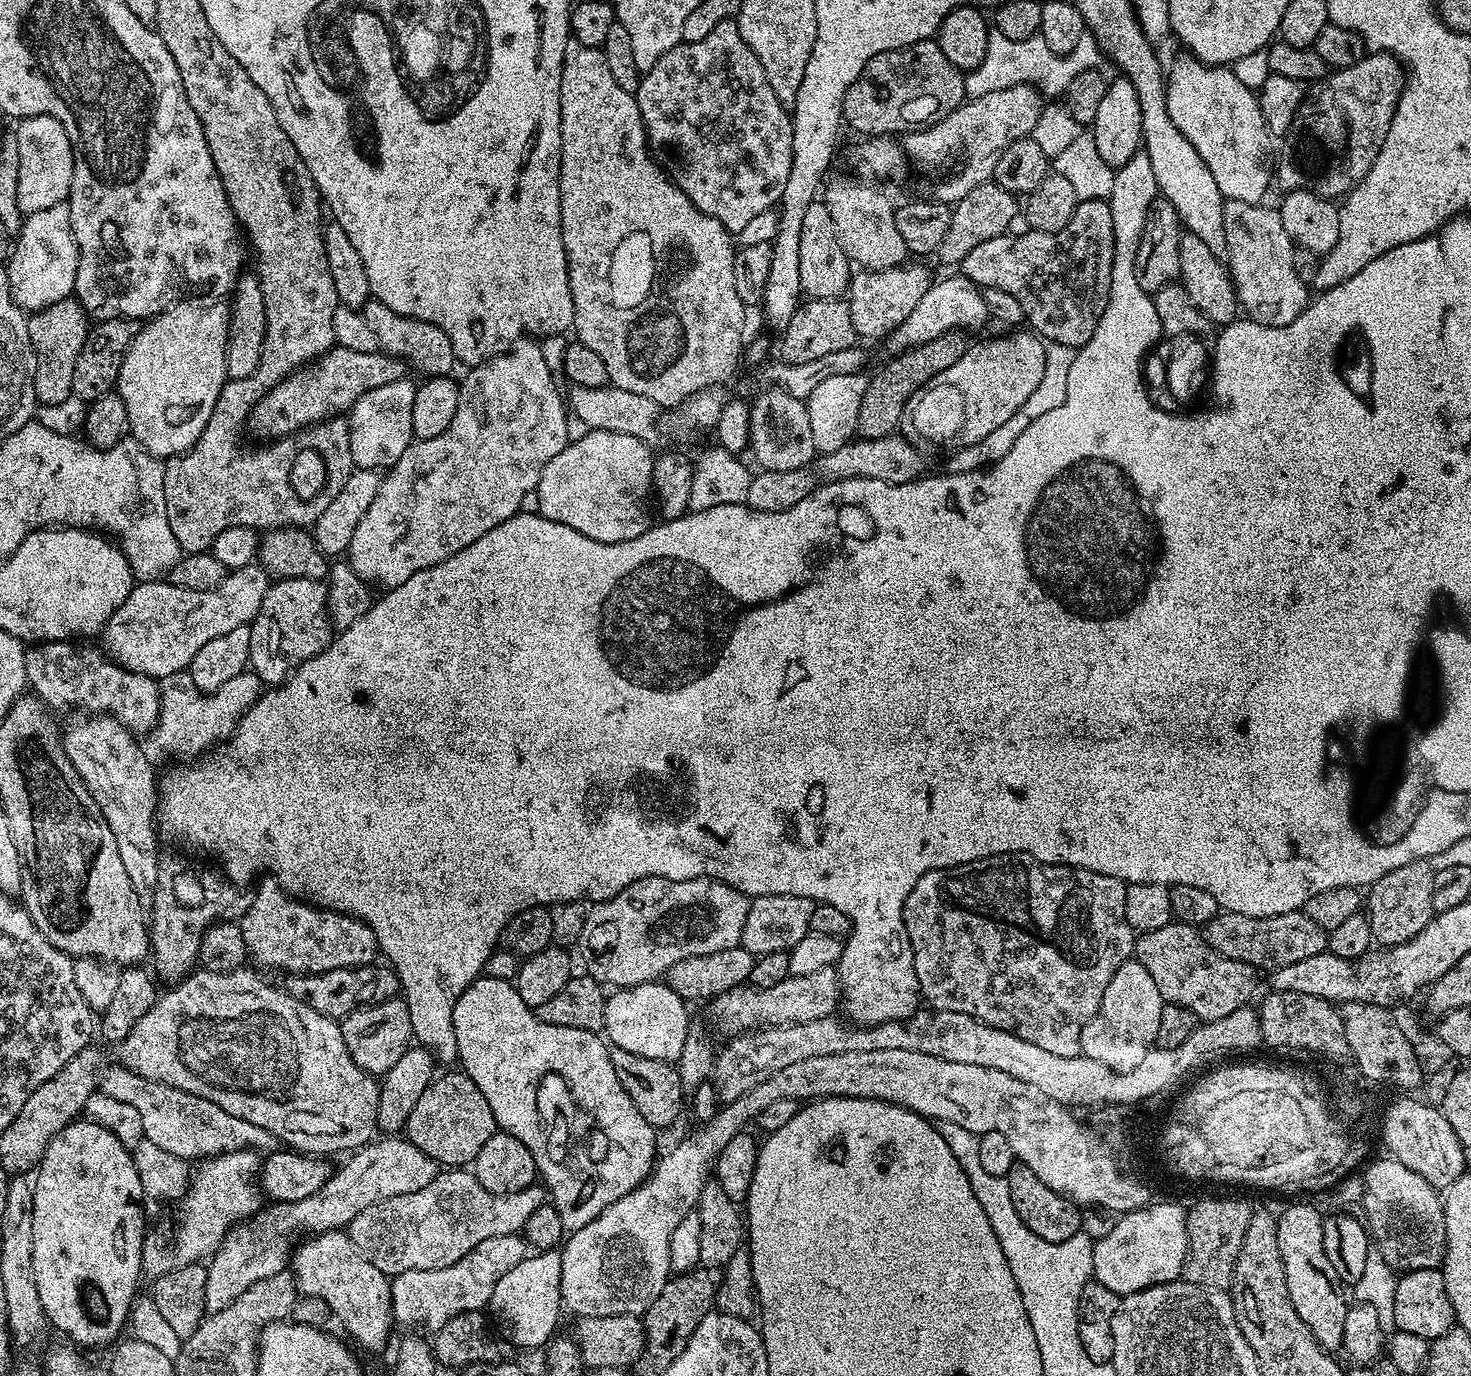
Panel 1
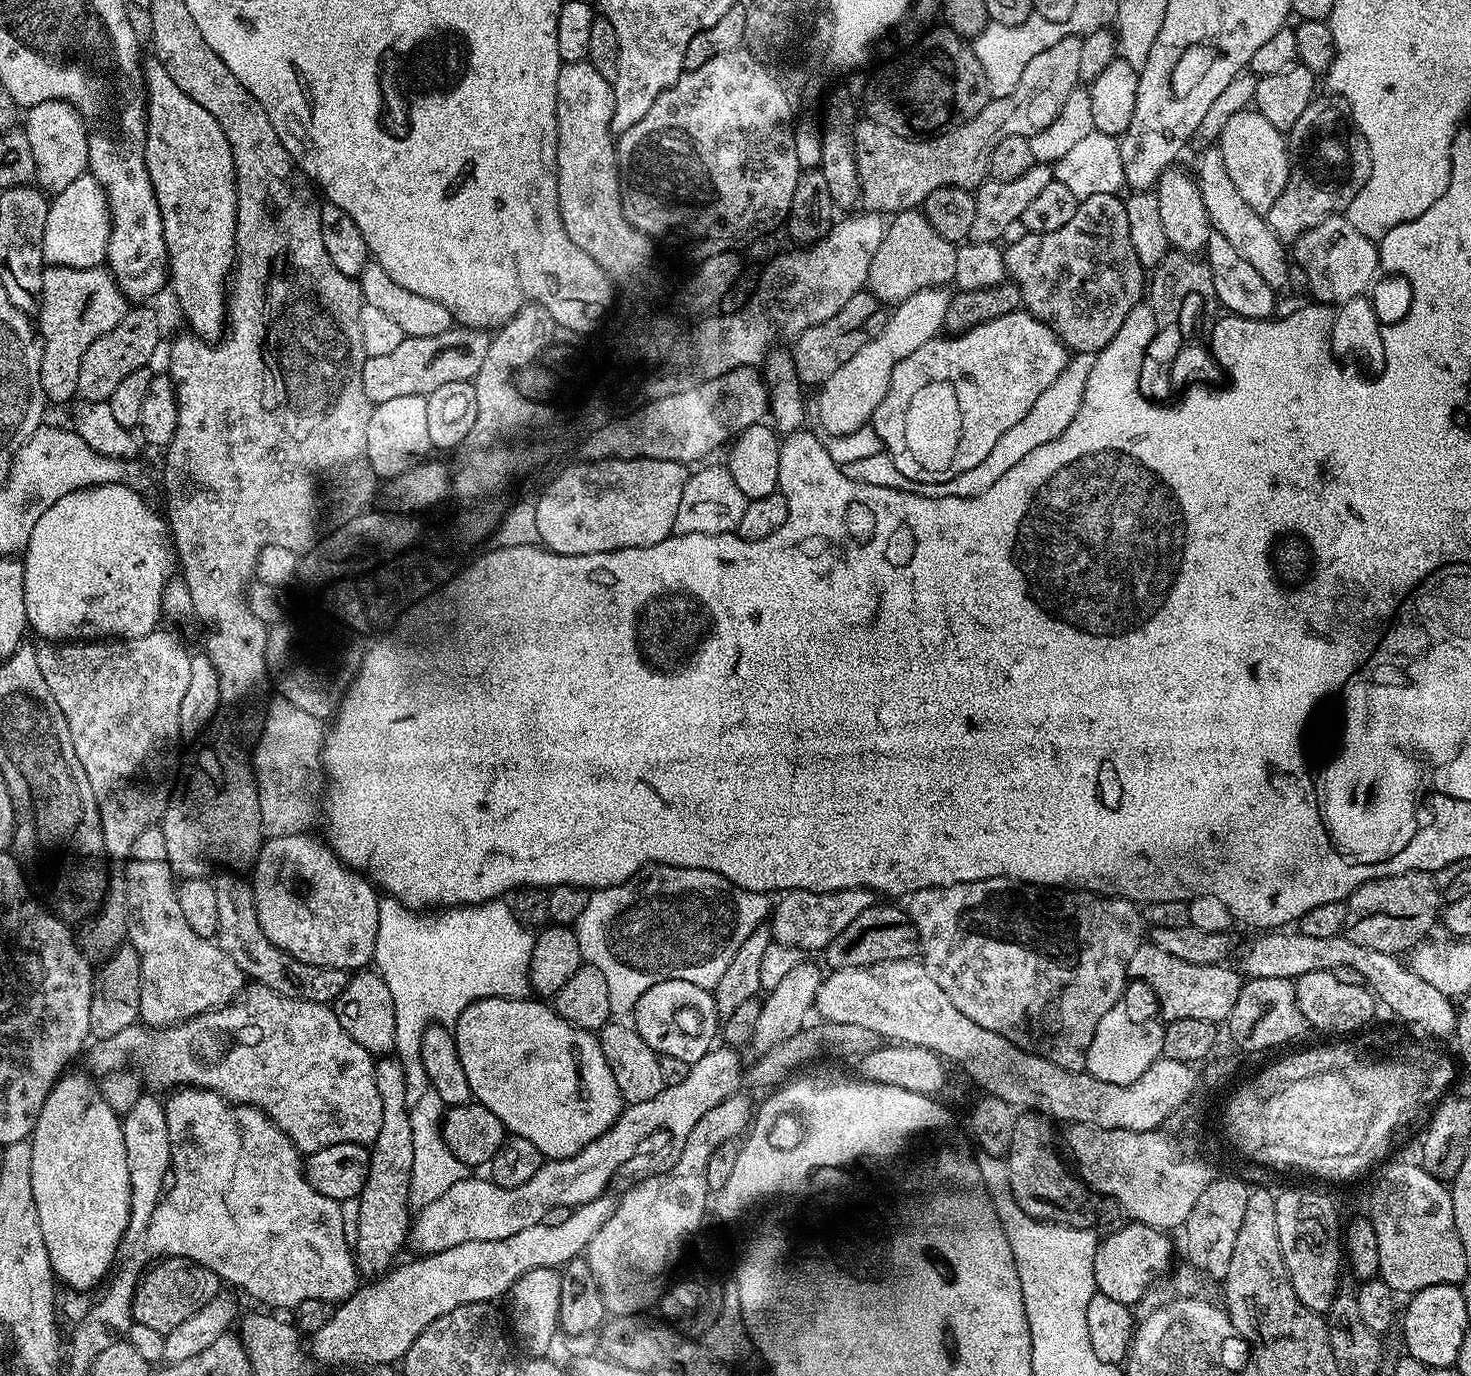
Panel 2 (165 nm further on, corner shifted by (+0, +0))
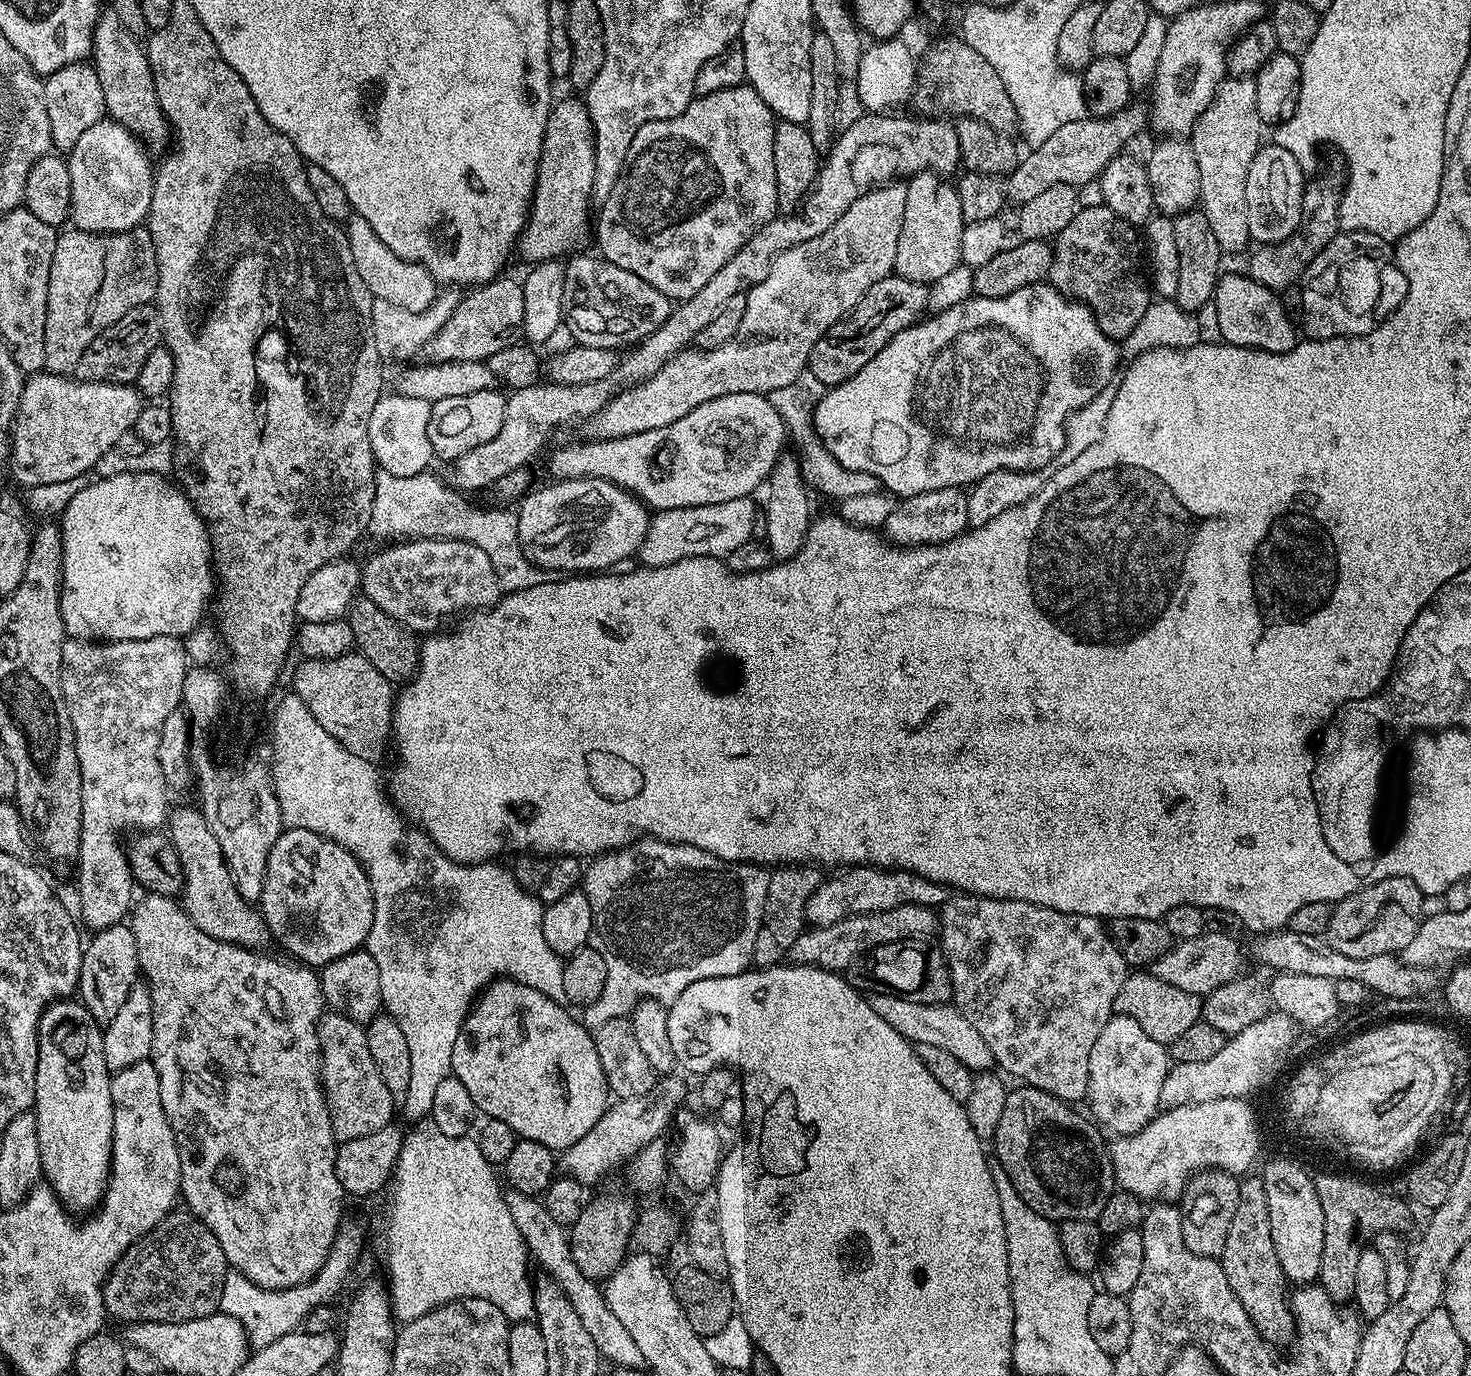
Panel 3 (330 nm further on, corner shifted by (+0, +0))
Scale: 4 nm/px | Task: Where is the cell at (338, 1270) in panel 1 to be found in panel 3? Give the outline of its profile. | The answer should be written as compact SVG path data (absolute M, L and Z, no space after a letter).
M153 894L145 897L141 904L139 901L131 909L130 927L134 942L138 942L140 970L143 979L148 979L146 990L152 999L154 1042L150 1059L154 1070L158 1070L162 1110L166 1110L166 1118L180 1148L180 1196L188 1203L185 1204L187 1211L204 1223L214 1238L218 1238L222 1254L226 1254L229 1265L250 1278L250 1282L263 1288L293 1288L305 1284L322 1270L326 1254L330 1254L330 1246L336 1241L336 1232L346 1212L346 1208L343 1208L346 1193L336 1173L338 1141L332 1129L328 1098L320 1078L322 1057L318 1025L326 1012L320 977L309 965L289 962L287 959L275 960L267 956L267 951L240 948L237 944L210 938L210 934L202 934L202 930L194 926L194 922L173 897Z

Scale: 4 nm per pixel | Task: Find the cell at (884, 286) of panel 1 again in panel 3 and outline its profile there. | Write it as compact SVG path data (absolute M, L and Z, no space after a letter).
M919 172L907 181L907 186L906 214L902 214L894 272L907 280L931 286L962 263L962 230L966 223L962 202L958 202L955 183L938 172Z

